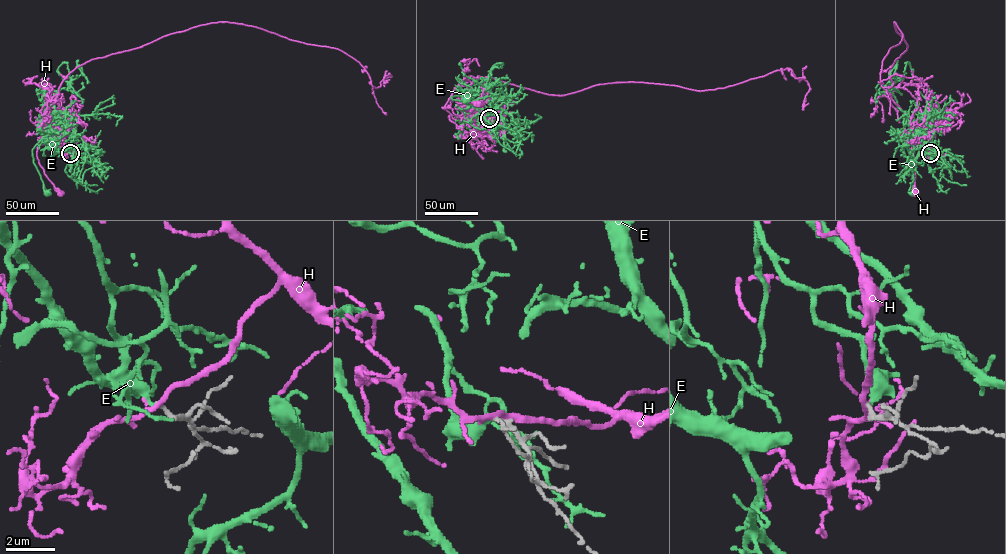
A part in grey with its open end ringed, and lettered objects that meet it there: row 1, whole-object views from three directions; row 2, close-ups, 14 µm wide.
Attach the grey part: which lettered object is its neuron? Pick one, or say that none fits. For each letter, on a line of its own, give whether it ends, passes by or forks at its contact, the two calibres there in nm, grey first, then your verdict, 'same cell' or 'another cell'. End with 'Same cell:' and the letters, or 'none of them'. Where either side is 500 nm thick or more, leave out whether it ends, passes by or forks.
E: it ends there; 200 nm thick on the grey side, 300 nm on the other; same cell
H: it passes by; 200 nm thick on the grey side, 220 nm on the other; another cell
Same cell: E

